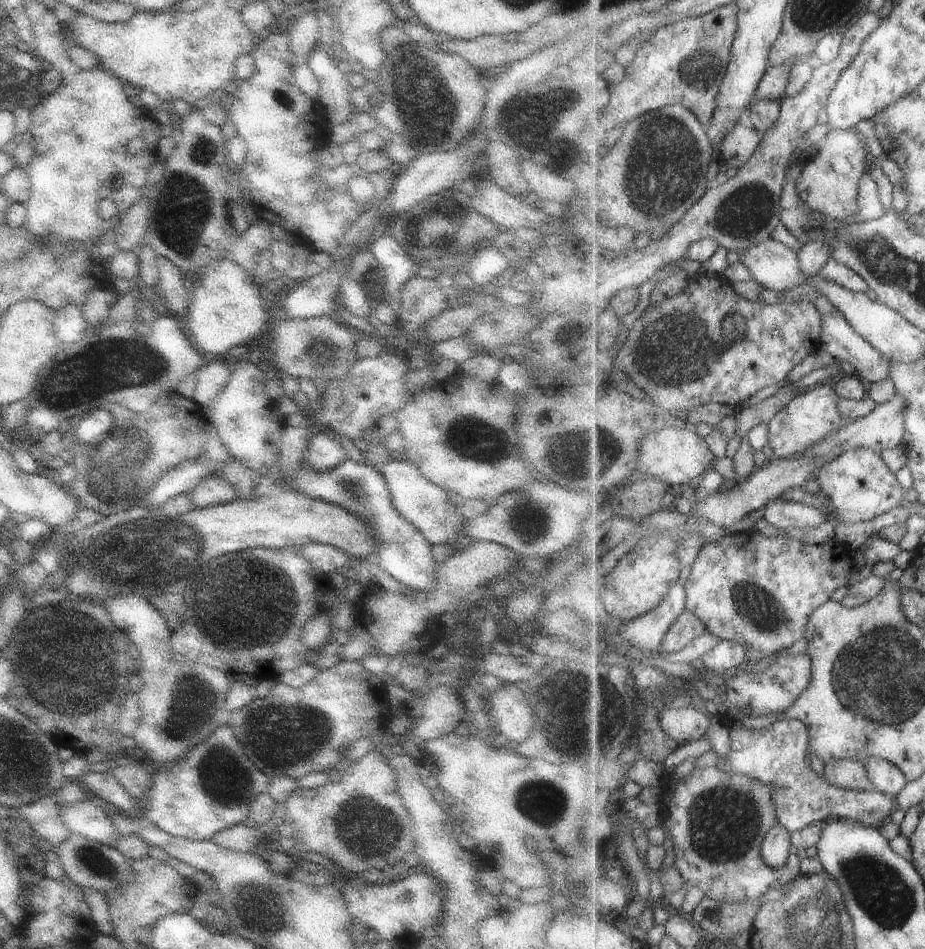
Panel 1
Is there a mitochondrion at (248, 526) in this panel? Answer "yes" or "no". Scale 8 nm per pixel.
no

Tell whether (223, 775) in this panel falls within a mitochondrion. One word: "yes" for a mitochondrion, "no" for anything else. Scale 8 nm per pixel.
yes

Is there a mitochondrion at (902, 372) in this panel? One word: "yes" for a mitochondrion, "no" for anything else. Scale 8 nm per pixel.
no

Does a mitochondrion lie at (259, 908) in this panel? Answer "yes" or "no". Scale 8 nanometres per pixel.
yes

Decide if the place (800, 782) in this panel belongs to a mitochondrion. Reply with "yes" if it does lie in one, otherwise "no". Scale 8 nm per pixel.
no

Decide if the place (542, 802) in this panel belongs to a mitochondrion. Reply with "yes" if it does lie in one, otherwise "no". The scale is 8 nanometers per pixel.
yes

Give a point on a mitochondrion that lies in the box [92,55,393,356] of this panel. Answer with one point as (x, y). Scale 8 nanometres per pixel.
(184, 206)

